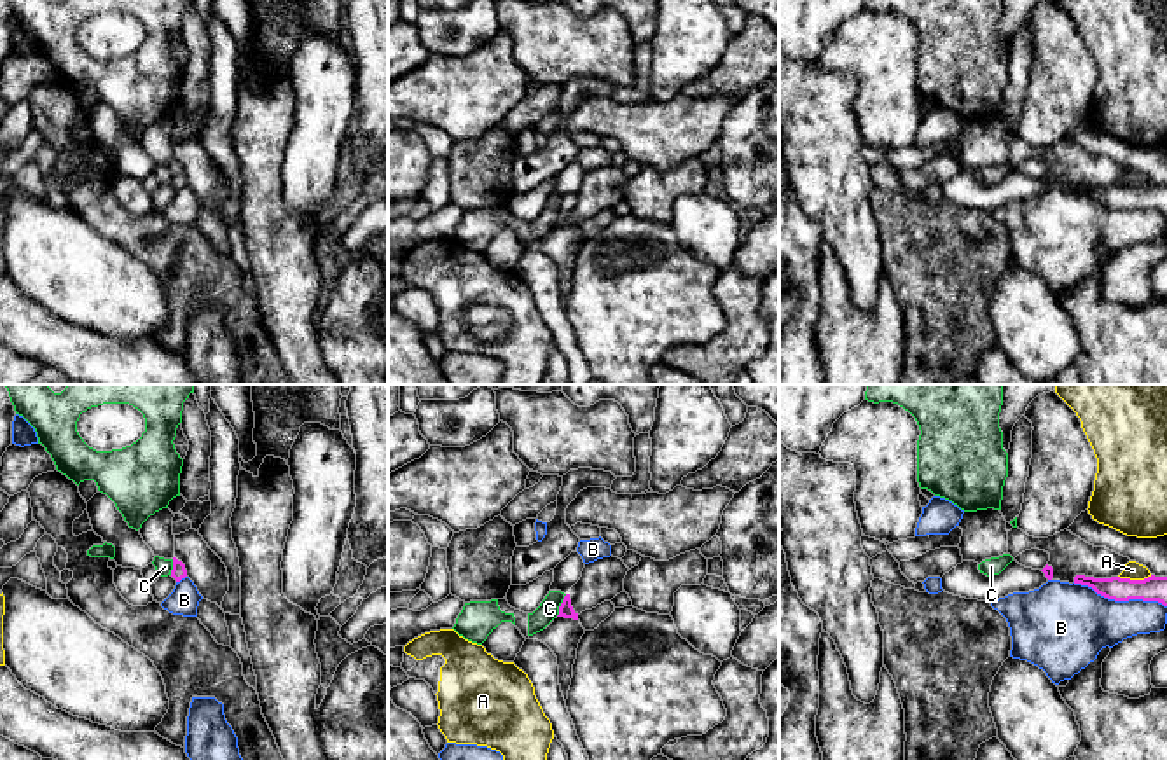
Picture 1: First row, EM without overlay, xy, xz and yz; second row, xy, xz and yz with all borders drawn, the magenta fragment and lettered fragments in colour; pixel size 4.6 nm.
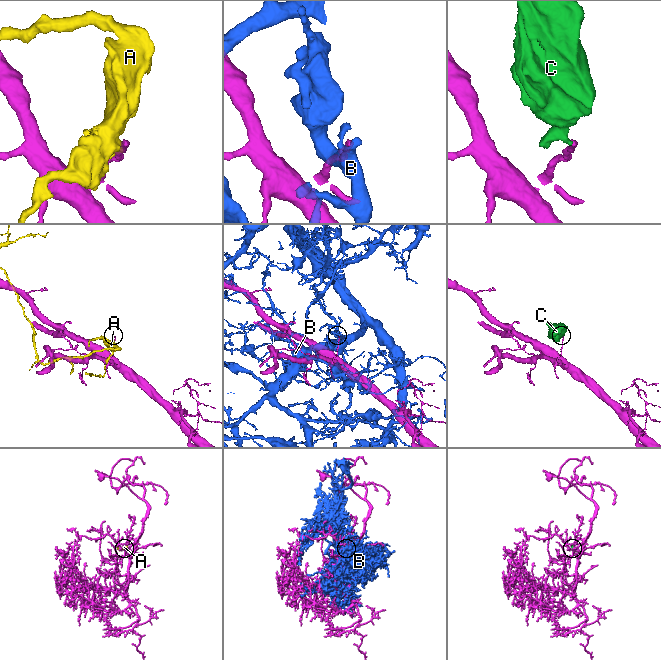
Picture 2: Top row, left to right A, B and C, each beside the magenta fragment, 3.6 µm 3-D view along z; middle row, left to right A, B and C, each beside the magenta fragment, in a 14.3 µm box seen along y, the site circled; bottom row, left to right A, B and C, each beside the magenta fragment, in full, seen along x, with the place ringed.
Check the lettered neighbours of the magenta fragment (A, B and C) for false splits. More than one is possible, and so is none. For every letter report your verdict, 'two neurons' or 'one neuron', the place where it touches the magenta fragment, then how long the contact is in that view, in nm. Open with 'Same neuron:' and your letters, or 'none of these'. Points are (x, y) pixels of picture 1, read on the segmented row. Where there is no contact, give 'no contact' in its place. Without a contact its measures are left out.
Same neuron: none of these
A: two neurons; contact yz (1134, 580); length 160 nm
B: two neurons; contact yz (1120, 600); length 440 nm
C: two neurons; contact xz (561, 605); length 120 nm

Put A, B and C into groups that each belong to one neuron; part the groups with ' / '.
A / B / C

